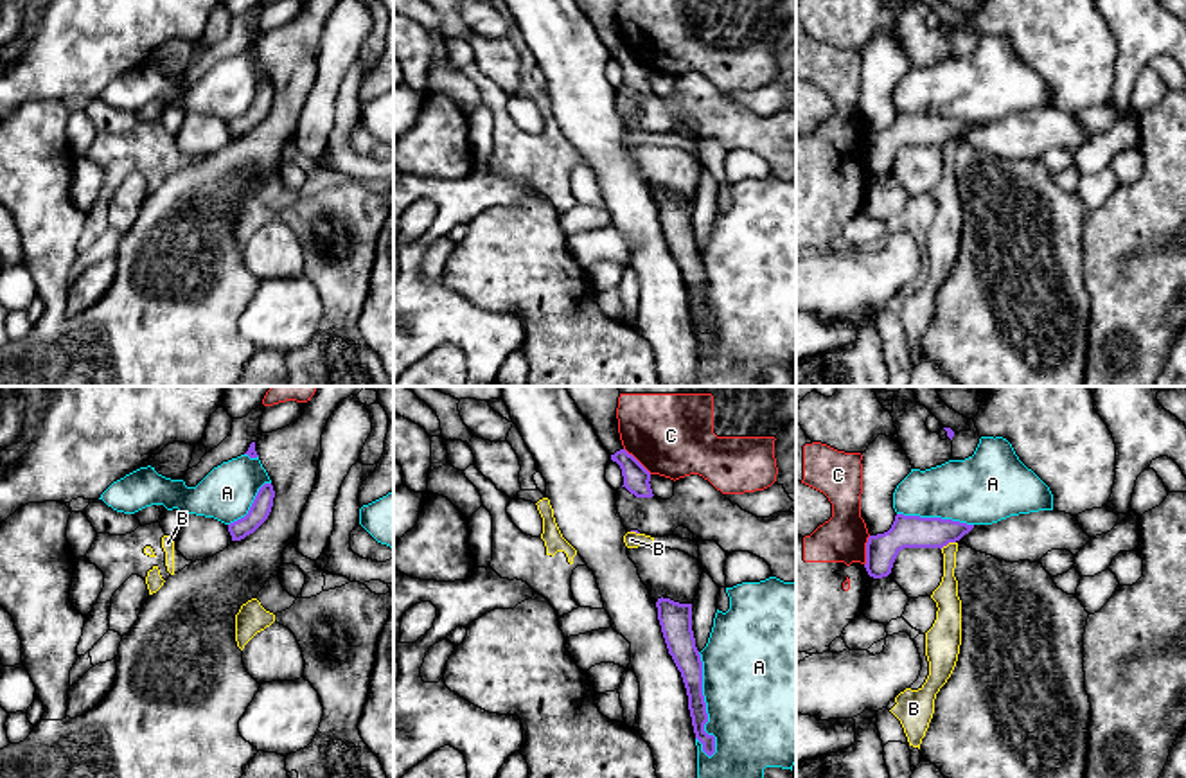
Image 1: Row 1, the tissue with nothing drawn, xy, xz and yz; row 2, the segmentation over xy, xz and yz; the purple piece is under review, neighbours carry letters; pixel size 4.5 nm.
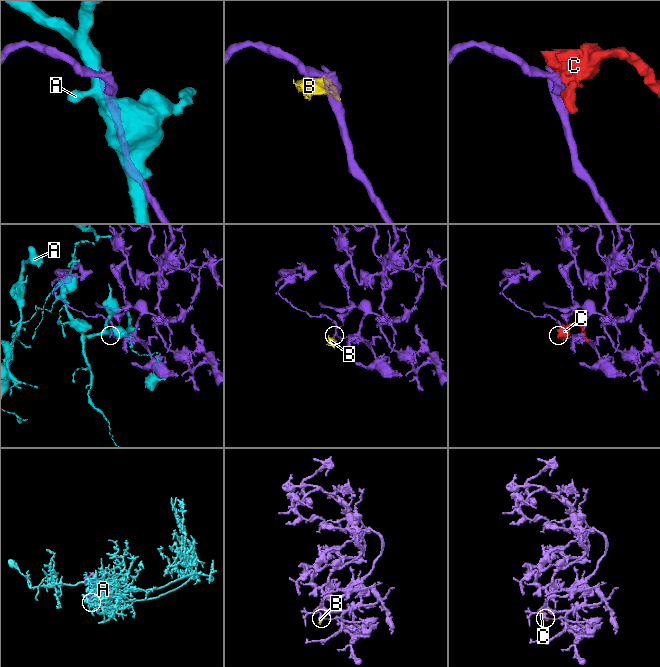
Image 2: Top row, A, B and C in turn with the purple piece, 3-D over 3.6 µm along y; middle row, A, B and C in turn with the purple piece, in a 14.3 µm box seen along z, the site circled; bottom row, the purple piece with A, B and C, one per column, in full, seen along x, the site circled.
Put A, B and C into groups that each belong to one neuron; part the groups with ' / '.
A / B C

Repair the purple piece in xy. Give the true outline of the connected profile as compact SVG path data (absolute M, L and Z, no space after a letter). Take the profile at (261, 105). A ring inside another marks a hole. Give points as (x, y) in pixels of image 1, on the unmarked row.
M264 81L259 86L248 111L228 122L232 138L241 138L246 133L253 131L268 117L273 104L273 95L275 95L273 83Z

